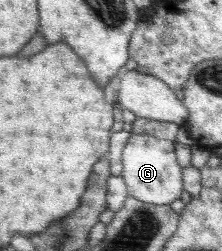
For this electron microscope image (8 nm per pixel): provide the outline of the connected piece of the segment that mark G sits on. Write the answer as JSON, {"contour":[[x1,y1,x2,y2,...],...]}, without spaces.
{"contour":[[133,134,129,137,129,141,123,148,123,171,121,177,127,186,128,195,132,198,140,200,142,203,150,203,155,205,170,205,181,198,183,191,183,167,178,164,175,155,174,140,158,140,153,136,145,134]]}

